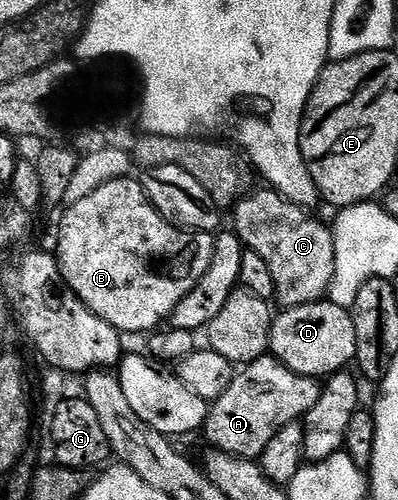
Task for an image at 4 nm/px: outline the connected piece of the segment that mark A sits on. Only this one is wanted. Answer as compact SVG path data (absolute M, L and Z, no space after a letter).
M271 355L256 359L235 372L228 391L209 406L204 426L207 446L228 455L261 458L264 447L272 443L280 427L302 421L321 398L322 385L315 378L294 373Z

